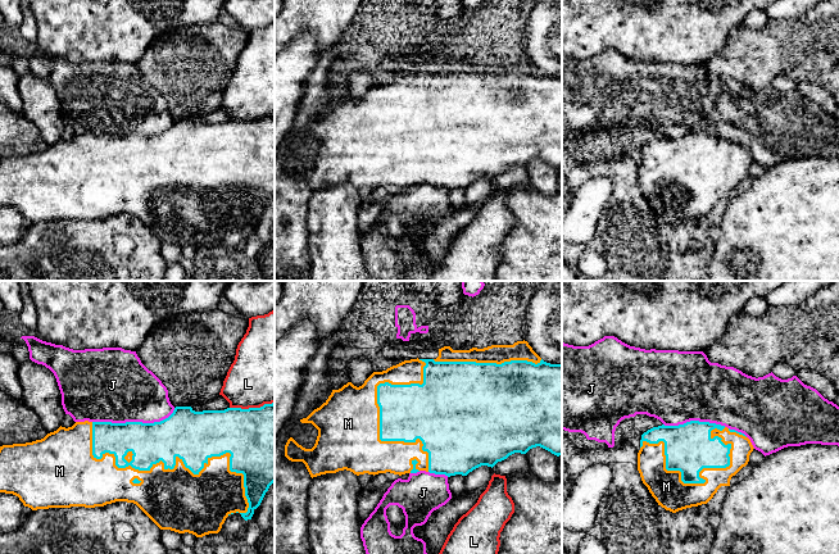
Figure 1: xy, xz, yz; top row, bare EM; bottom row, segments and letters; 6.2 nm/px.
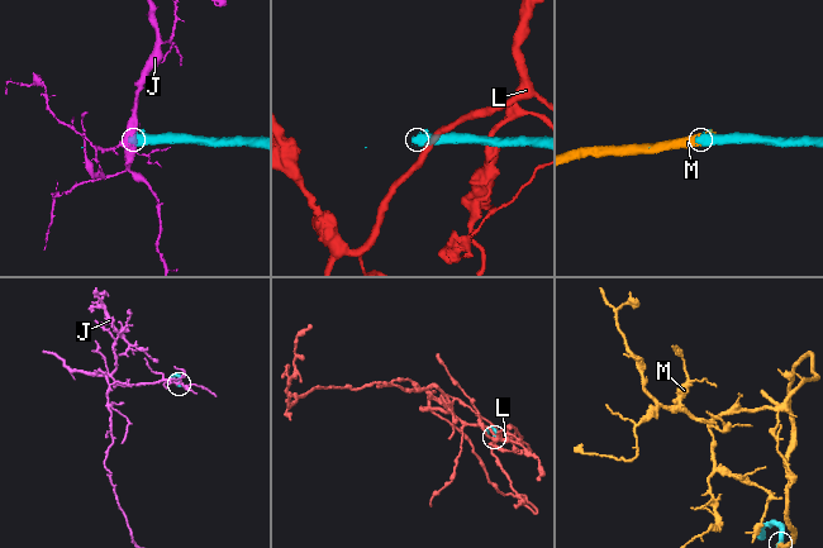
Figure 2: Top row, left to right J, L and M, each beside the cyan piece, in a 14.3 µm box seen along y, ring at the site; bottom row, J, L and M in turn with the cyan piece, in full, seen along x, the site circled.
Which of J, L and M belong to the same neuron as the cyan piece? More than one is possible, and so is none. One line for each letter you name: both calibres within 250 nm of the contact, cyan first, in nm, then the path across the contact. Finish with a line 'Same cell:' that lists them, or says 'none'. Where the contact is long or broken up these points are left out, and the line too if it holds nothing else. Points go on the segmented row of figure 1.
M: 320 nm thick on the cyan side, 380 nm on the other
Same cell: M

